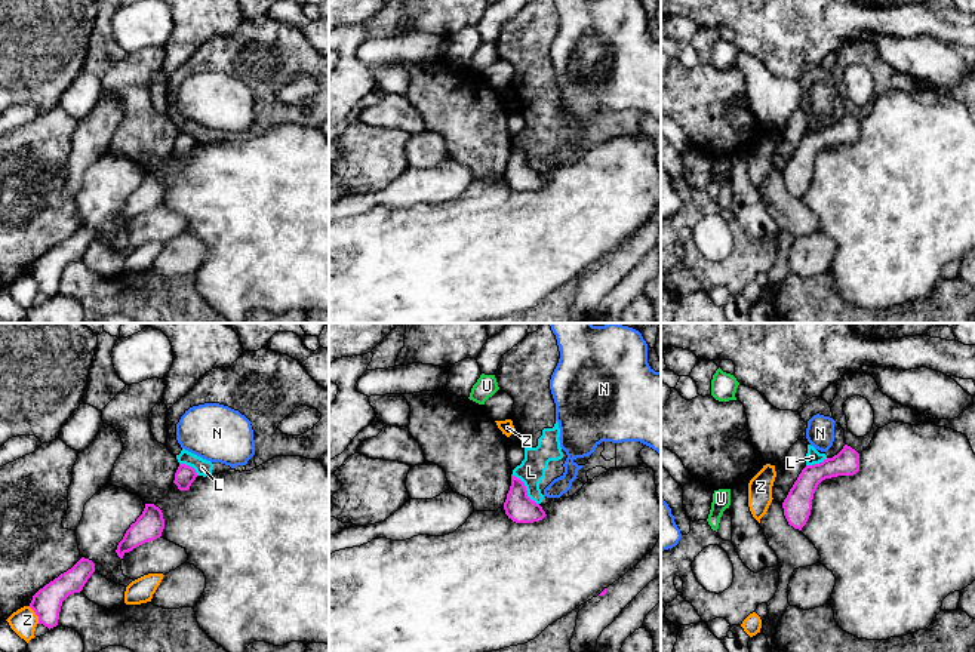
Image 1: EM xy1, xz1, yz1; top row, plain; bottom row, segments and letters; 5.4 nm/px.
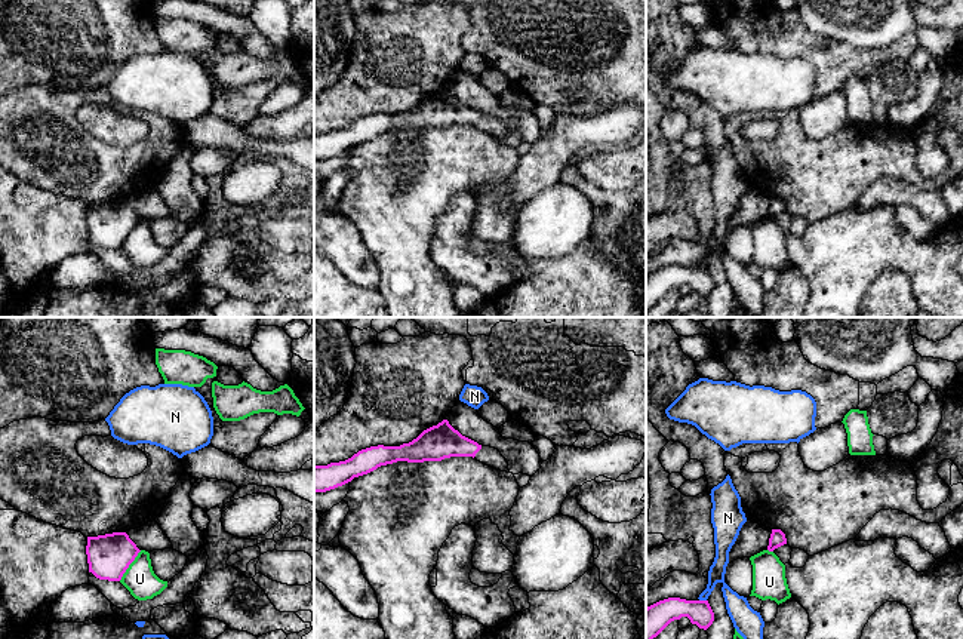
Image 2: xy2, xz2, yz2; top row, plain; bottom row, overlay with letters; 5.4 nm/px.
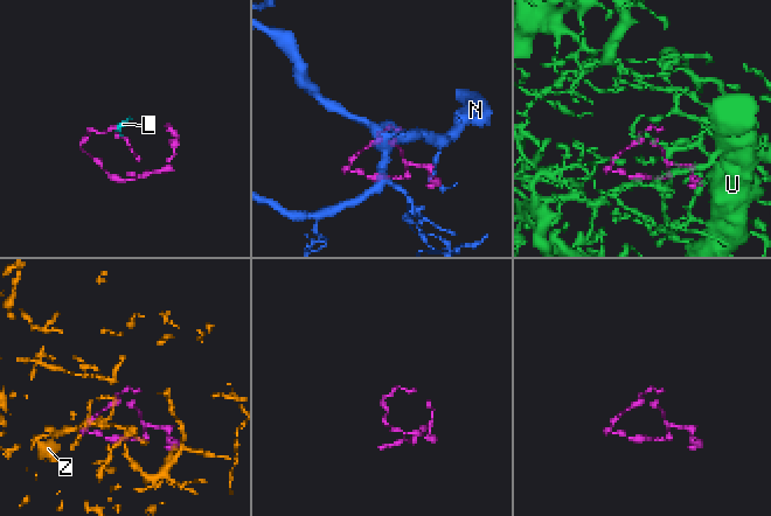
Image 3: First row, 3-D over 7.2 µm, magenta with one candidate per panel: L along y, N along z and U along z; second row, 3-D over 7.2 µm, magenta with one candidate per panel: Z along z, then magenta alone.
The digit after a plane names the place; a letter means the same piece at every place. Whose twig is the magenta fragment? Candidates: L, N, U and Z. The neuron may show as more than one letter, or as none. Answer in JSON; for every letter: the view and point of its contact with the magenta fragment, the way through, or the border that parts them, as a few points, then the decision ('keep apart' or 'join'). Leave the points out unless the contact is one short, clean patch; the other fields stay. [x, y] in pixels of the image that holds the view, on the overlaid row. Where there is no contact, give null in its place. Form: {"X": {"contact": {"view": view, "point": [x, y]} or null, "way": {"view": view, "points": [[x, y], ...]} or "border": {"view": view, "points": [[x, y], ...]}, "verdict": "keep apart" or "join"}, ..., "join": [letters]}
{"L": {"contact": {"view": "xz1", "point": [525, 489]}, "border": {"view": "xz1", "points": [[511, 474], [523, 483], [526, 494], [538, 504]]}, "verdict": "keep apart"}, "N": {"contact": {"view": "yz2", "point": [702, 601]}, "verdict": "keep apart"}, "U": {"contact": {"view": "xy2", "point": [129, 564]}, "border": {"view": "xy2", "points": [[141, 550], [119, 580]]}, "verdict": "keep apart"}, "Z": {"contact": {"view": "xy1", "point": [36, 614]}, "verdict": "keep apart"}, "join": []}

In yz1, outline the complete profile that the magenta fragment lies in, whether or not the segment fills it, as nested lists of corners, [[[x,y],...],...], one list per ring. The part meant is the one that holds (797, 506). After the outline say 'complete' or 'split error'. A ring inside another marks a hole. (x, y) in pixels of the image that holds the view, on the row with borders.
[[[848,445],[833,458],[806,465],[782,502],[788,525],[802,530],[811,516],[813,493],[822,480],[837,476],[853,476],[858,471],[859,453]]] | complete

